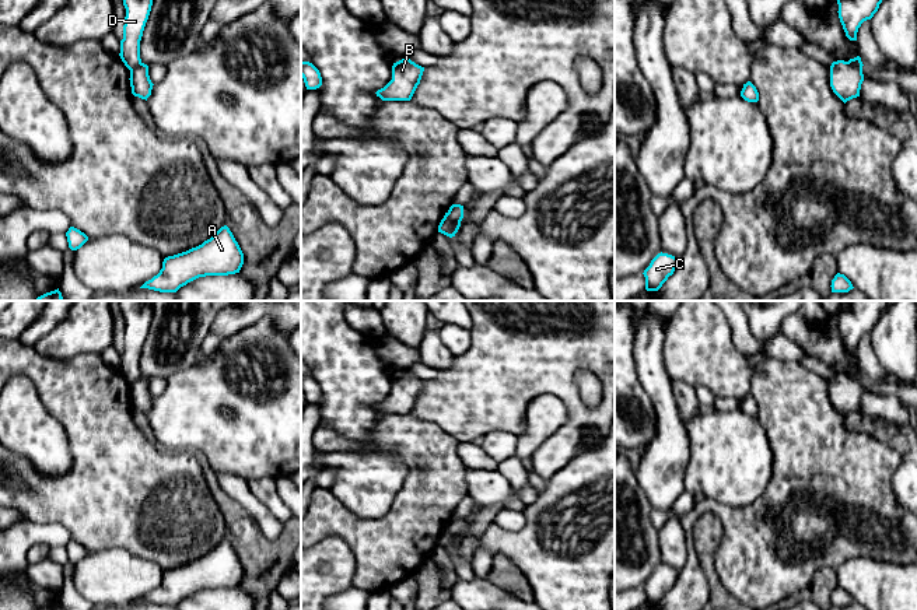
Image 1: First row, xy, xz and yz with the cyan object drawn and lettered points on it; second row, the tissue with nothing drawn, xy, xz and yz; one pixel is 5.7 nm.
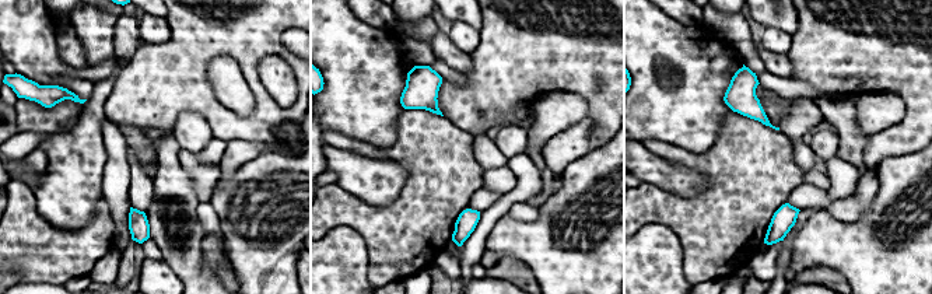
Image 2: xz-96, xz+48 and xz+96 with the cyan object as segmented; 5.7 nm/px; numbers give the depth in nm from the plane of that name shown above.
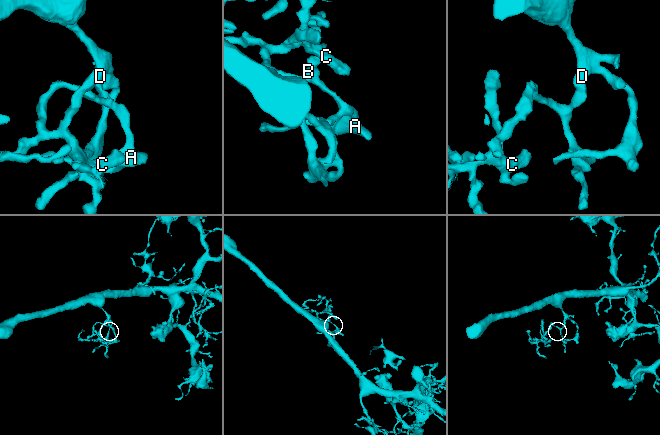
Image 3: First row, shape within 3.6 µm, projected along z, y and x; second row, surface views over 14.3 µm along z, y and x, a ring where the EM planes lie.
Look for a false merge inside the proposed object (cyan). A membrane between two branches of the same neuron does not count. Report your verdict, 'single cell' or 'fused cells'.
fused cells

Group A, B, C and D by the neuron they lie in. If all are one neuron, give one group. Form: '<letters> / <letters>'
A B C / D

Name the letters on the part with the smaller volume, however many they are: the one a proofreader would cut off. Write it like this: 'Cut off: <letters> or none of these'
Cut off: A, B, C

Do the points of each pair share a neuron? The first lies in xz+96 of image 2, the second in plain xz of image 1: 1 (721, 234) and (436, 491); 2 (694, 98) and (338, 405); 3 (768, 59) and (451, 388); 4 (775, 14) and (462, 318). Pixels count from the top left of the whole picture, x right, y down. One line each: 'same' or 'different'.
1: same
2: same
3: different
4: same

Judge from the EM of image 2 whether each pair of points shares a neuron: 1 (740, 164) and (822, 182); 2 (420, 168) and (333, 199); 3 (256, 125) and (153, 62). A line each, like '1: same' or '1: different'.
1: different
2: same
3: same

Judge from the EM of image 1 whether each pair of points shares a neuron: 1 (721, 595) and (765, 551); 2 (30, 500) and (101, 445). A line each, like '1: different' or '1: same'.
1: different
2: same

